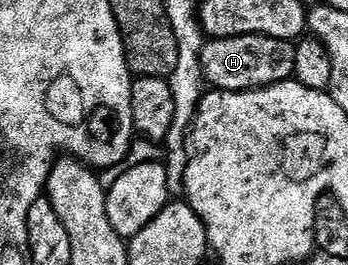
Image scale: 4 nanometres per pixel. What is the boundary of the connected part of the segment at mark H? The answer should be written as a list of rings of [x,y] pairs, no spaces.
[[[235,35],[234,37],[214,37],[206,40],[205,46],[201,48],[201,66],[205,80],[214,90],[222,93],[245,93],[248,89],[266,89],[269,85],[278,85],[281,81],[288,81],[295,74],[295,51],[297,50],[296,44],[292,41],[284,41],[283,39],[275,39],[267,35]]]

